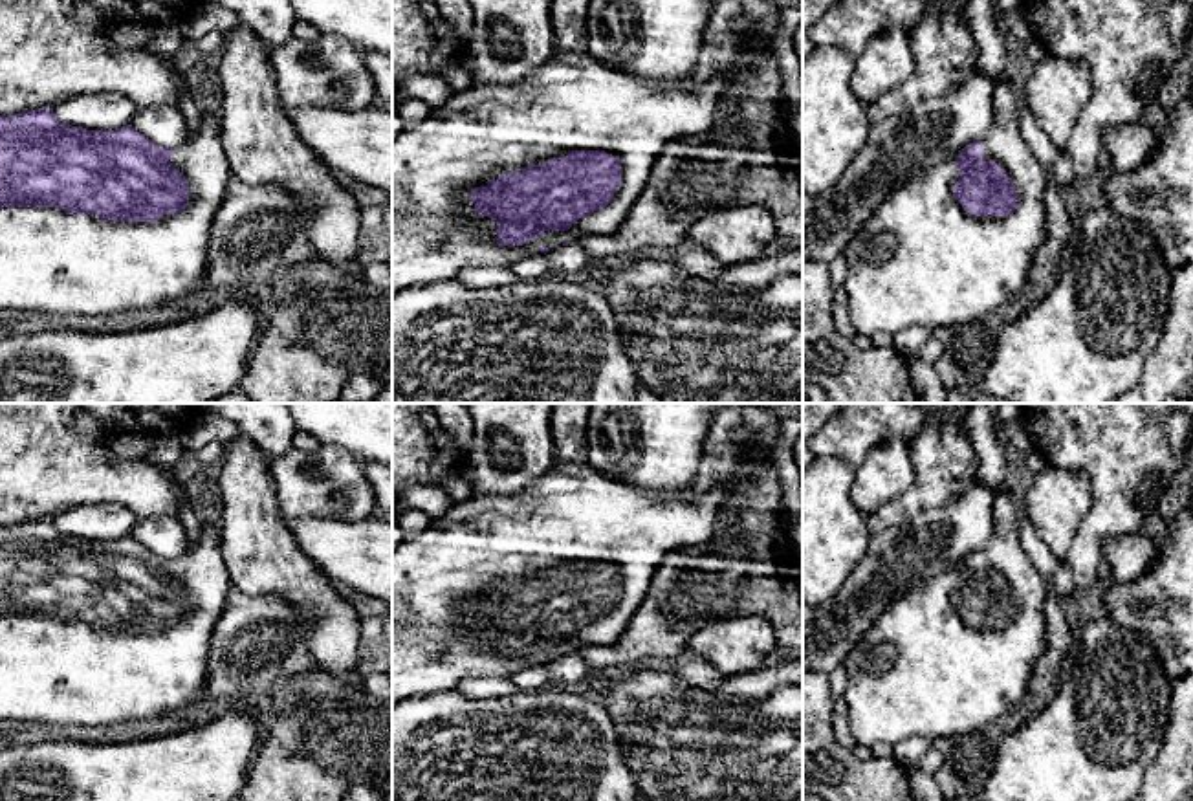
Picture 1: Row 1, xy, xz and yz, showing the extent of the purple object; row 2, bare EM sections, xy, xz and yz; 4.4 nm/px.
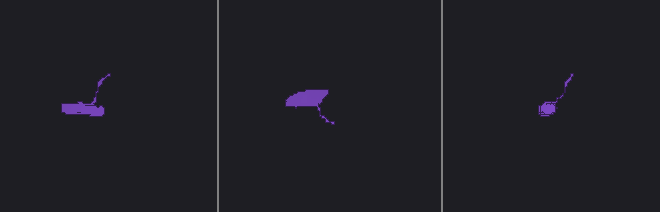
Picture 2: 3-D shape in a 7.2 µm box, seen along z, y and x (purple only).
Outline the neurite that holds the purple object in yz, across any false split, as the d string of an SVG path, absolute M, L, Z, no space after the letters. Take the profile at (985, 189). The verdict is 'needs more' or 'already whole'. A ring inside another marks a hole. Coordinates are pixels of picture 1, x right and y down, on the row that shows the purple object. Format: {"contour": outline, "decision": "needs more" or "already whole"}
{"contour": "M968 0L964 26L971 31L979 51L979 71L999 81L993 126L982 141L964 147L958 158L946 159L905 181L880 203L847 244L843 251L847 310L858 335L872 337L878 332L894 335L914 324L953 328L999 310L1030 284L1034 257L1046 240L1046 169L1021 134L1021 101L1008 75L1008 55L990 0Z", "decision": "needs more"}

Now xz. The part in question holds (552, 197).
{"contour": "M557 51L519 84L454 93L392 141L392 299L401 290L454 280L465 268L500 268L586 235L610 235L643 191L663 148L711 128L724 75L662 84L629 77L588 51Z", "decision": "needs more"}

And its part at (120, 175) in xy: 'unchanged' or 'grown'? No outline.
grown

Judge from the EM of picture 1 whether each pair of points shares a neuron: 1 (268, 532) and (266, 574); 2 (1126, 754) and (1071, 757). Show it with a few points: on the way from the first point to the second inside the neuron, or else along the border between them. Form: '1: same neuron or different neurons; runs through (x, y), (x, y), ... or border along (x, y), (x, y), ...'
1: same neuron; runs through (266, 543), (266, 563)
2: same neuron; runs through (1113, 752), (1087, 752), (1083, 756)

